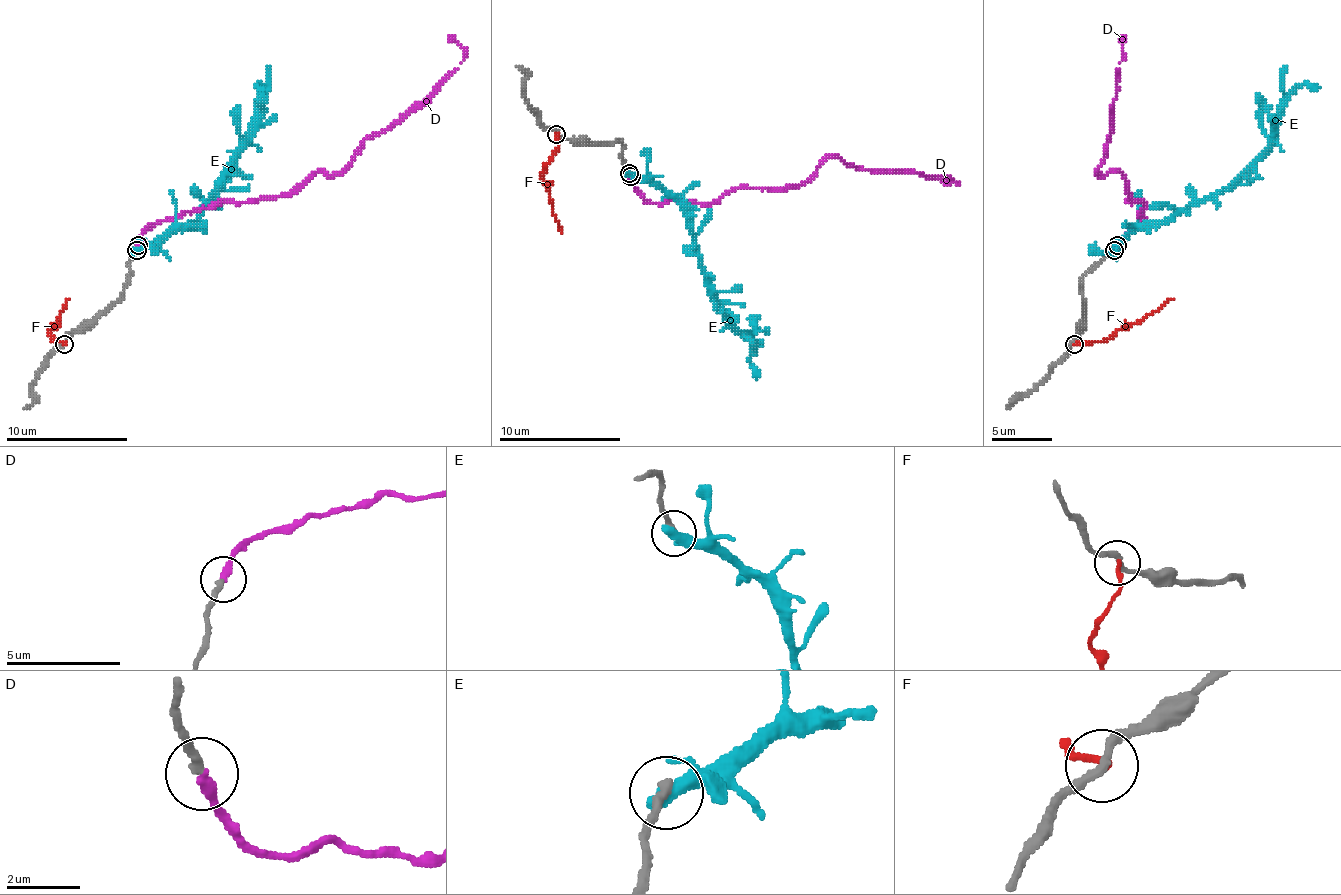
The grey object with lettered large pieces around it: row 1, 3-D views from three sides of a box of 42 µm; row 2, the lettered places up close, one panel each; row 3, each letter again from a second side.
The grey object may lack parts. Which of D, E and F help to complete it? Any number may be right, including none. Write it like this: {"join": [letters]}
{"join": ["D"]}

